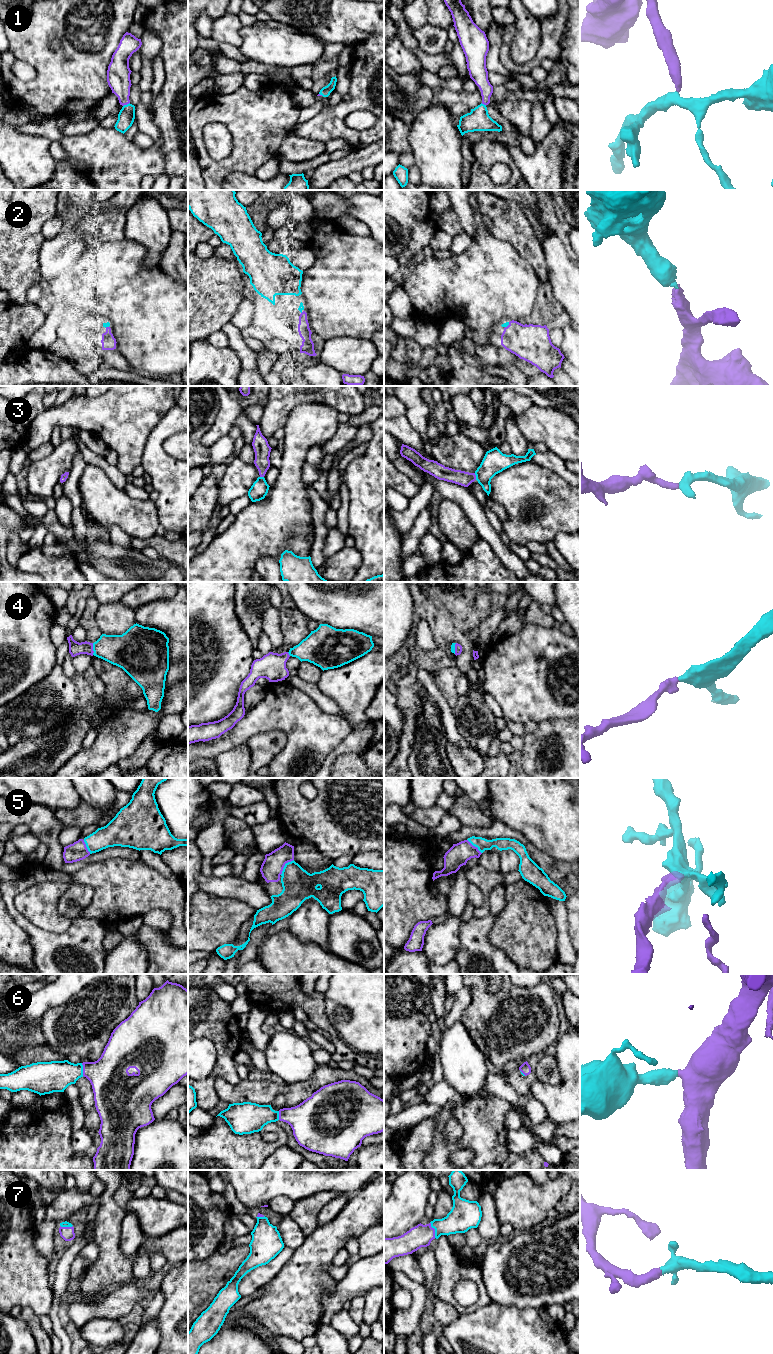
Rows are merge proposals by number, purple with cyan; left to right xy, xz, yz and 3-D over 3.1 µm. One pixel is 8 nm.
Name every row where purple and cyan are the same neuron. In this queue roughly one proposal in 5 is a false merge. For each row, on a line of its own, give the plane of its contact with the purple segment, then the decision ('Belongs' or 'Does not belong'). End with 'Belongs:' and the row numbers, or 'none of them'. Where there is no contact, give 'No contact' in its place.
1: Touches purple in xy. Belongs
2: Touches purple in yz. Belongs
3: Touches purple in yz. Belongs
4: Touches purple in xy. Belongs
5: Touches purple in xz. Belongs
6: Touches purple in xy. Belongs
7: Touches purple in yz. Belongs
Belongs: 1, 2, 3, 4, 5, 6, 7

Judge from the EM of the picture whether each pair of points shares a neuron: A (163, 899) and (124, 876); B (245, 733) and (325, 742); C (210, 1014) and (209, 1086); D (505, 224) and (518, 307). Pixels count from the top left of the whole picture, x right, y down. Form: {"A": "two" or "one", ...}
{"A": "one", "B": "one", "C": "one", "D": "two"}

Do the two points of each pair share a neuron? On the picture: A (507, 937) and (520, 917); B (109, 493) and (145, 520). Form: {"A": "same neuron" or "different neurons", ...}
{"A": "same neuron", "B": "same neuron"}

